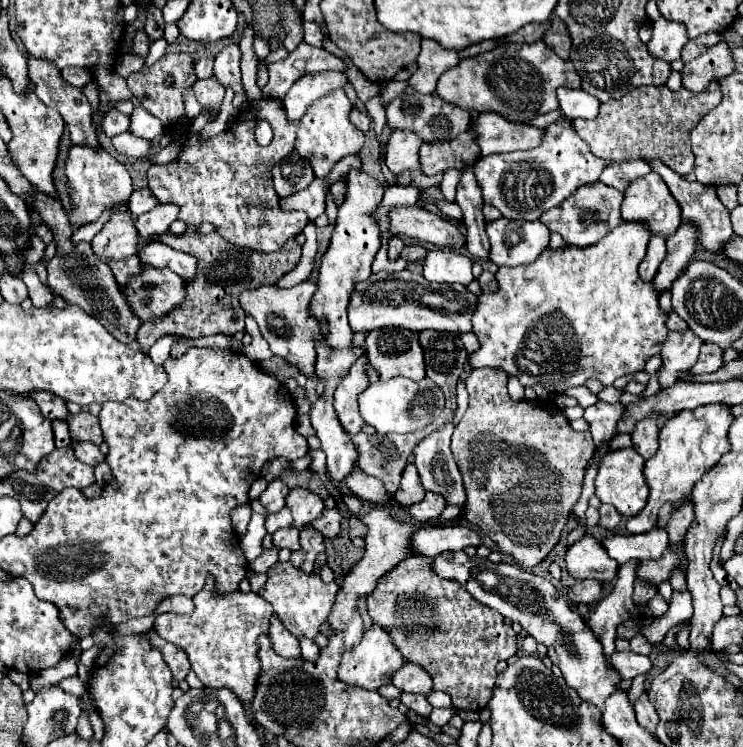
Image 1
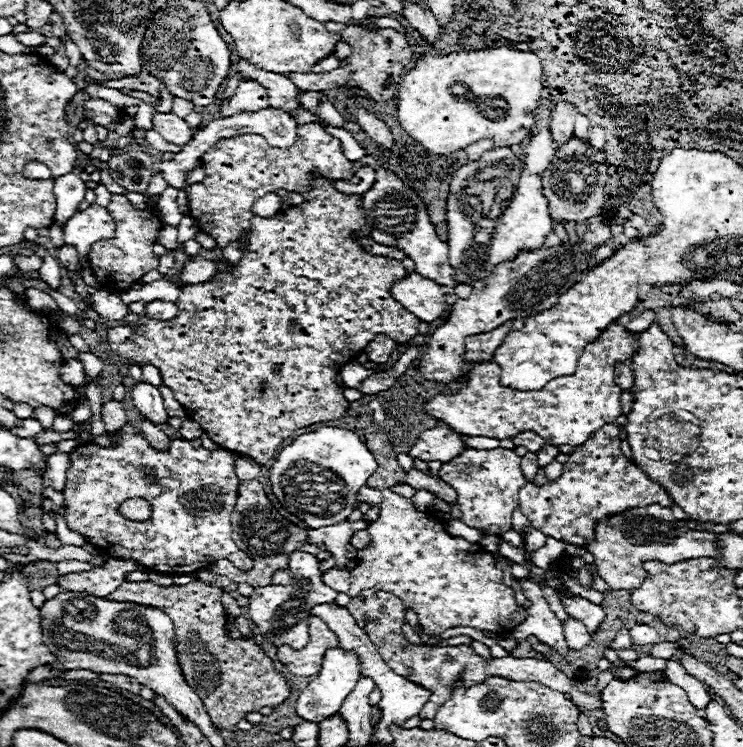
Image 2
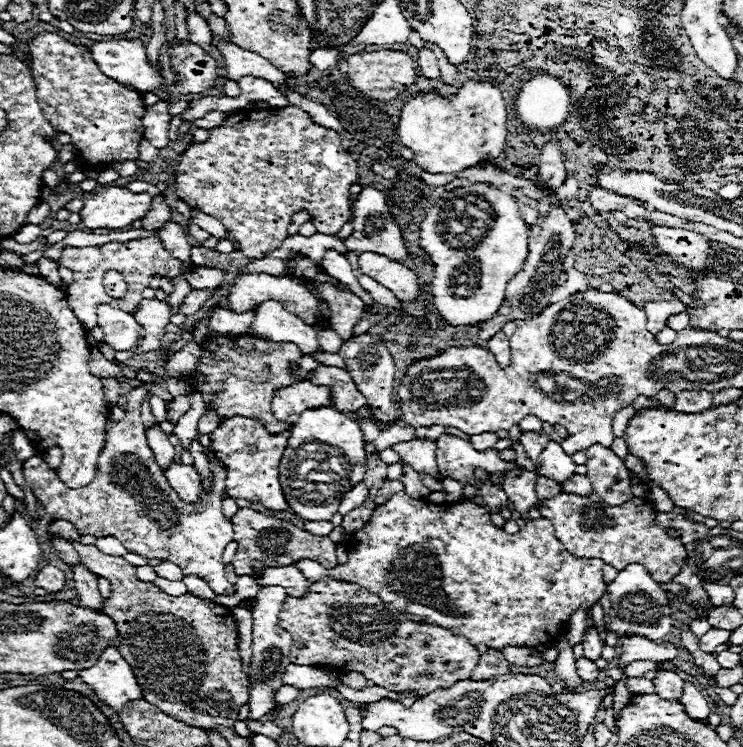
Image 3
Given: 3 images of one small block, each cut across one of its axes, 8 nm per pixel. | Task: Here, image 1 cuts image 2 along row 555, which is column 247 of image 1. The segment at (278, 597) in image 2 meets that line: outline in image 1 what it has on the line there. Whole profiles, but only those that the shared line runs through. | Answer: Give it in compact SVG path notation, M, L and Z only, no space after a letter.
M300 282L292 288L258 288L256 292L242 292L242 308L252 314L260 326L260 334L270 344L274 356L284 358L290 366L298 368L308 380L318 380L316 374L316 346L324 340L318 332L318 322L310 312L310 302L314 296L314 282Z

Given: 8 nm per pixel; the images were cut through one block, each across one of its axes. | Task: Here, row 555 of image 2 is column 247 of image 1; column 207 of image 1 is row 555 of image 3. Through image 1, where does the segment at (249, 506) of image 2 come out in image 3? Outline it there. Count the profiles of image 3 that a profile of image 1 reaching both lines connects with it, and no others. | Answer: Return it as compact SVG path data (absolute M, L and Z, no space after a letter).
M240 508L232 518L232 526L234 526L234 540L238 542L238 552L234 554L232 566L238 576L242 576L242 574L256 576L264 566L294 564L294 562L300 562L306 558L316 560L324 568L338 566L338 560L334 554L336 544L330 538L314 536L306 530L296 528L294 524L290 524L286 520L278 520L278 518L266 516L262 512L250 510L250 508Z

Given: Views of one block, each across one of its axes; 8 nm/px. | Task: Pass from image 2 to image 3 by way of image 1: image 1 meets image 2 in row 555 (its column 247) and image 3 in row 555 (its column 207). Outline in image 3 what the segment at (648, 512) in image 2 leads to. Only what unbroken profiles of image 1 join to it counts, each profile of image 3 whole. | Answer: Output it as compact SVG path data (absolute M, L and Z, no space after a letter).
M556 494L540 504L540 514L554 522L556 536L562 544L586 558L600 558L604 564L622 570L628 564L642 564L656 582L672 582L682 570L686 550L678 538L672 538L664 528L656 526L654 510L648 500L632 498L622 506L606 506L598 494L576 496L576 494Z

